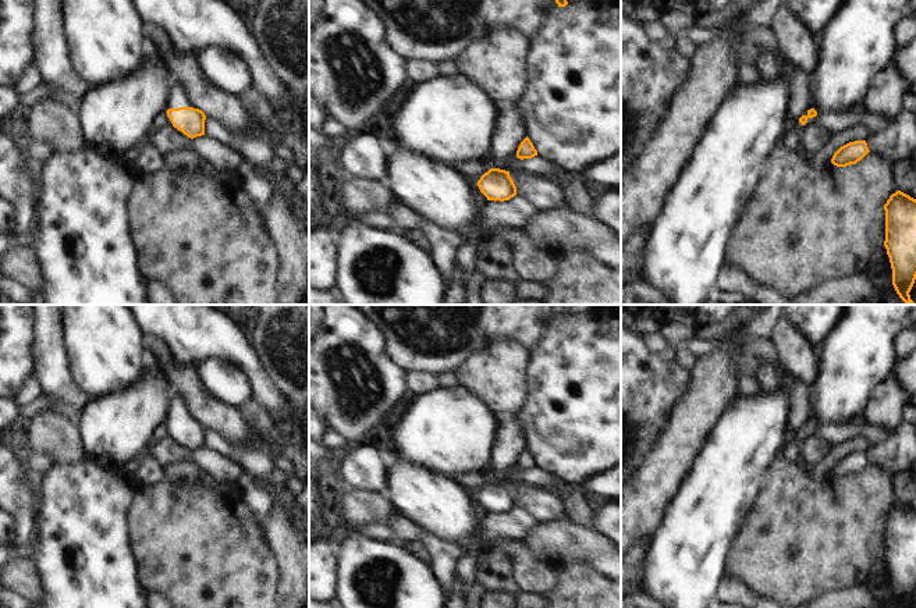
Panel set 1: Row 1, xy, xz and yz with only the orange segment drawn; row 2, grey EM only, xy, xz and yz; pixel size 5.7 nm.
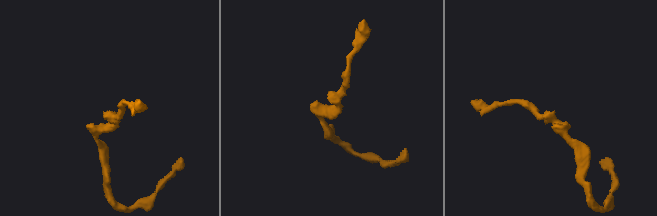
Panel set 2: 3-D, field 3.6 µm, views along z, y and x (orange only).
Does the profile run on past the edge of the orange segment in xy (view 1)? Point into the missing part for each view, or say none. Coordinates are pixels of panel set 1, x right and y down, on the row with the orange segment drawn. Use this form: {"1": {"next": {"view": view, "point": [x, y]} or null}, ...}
{"1": {"next": {"view": "xy", "point": [178, 98]}}}

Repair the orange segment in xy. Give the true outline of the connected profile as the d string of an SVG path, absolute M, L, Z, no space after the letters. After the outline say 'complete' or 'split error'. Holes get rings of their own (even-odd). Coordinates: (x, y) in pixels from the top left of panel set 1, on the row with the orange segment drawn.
M171 83L166 113L168 124L188 138L205 135L205 113L192 106L184 88L178 83Z; split error

